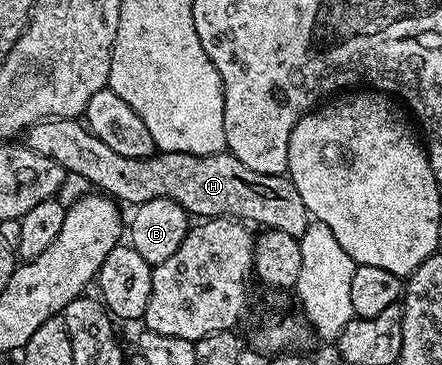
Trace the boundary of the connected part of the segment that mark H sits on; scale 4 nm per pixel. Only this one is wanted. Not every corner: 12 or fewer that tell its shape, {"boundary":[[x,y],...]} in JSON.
{"boundary":[[76,118],[26,144],[124,206],[176,200],[297,238],[310,223],[287,175],[209,156],[110,150]]}

